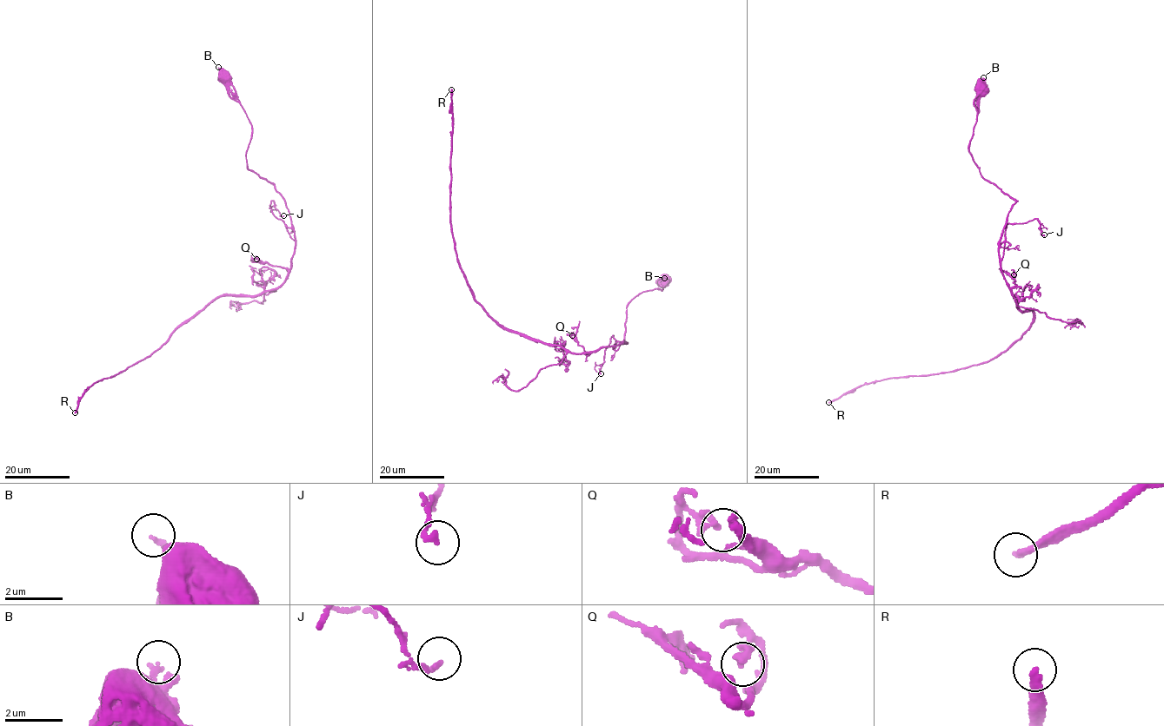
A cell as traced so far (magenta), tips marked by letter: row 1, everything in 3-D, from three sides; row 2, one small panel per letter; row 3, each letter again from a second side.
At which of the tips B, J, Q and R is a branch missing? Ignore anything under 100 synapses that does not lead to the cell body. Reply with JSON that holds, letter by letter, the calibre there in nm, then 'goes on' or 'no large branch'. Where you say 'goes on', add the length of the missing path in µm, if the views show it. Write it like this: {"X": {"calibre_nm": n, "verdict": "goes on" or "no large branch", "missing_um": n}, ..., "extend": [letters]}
{"B": {"calibre_nm": 140, "verdict": "no large branch"}, "J": {"calibre_nm": 200, "verdict": "no large branch"}, "Q": {"calibre_nm": 260, "verdict": "no large branch"}, "R": {"calibre_nm": 280, "verdict": "goes on", "missing_um": 180}, "extend": ["R"]}

